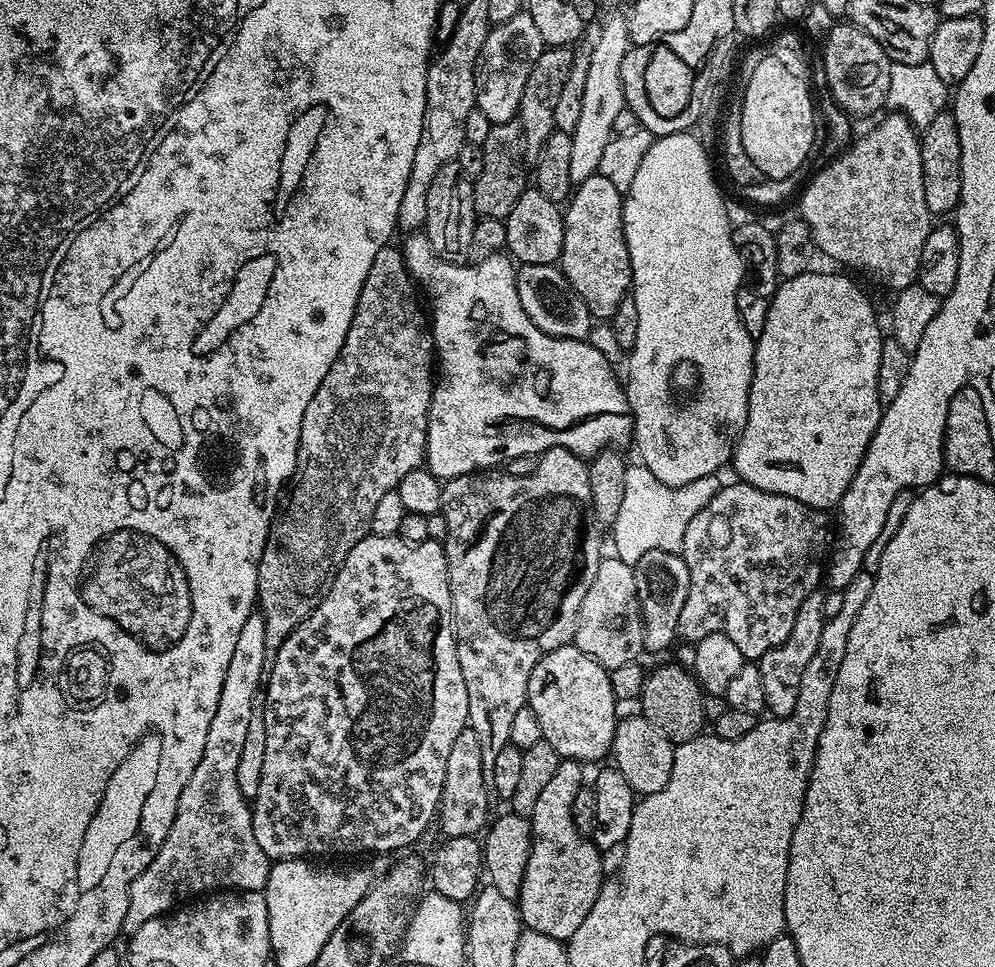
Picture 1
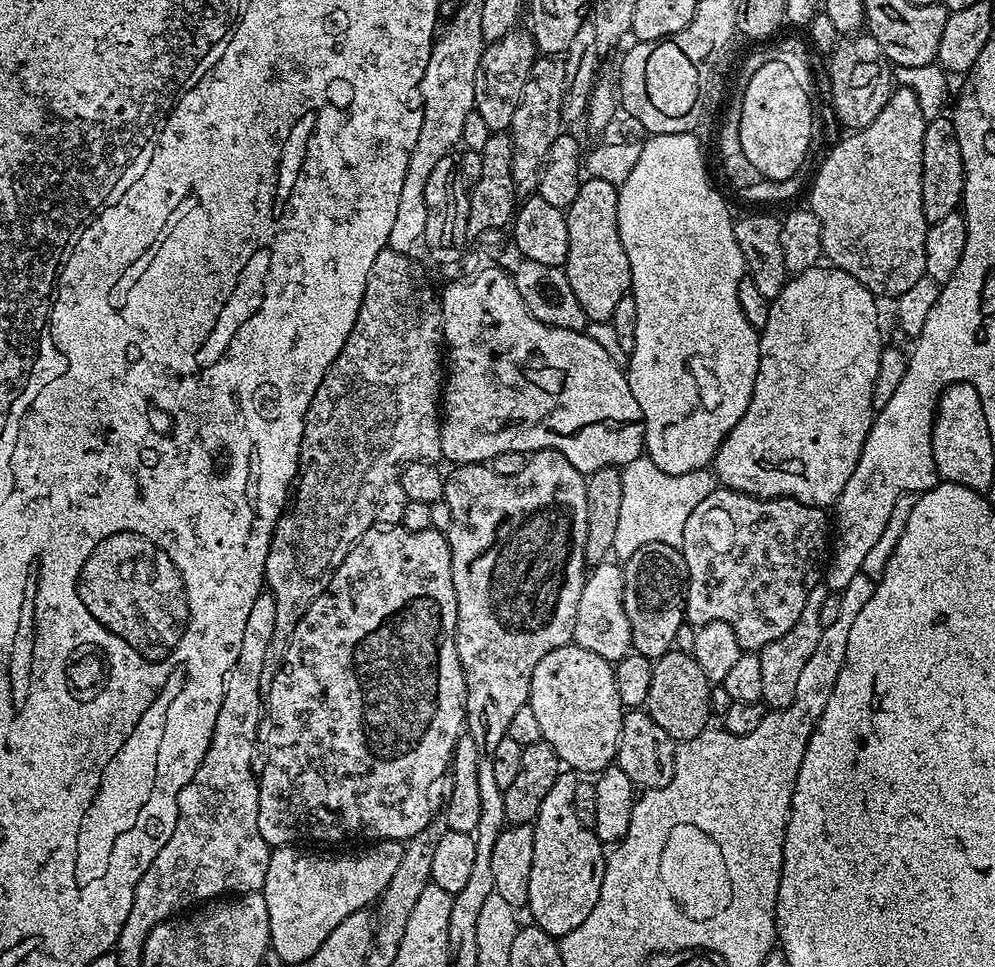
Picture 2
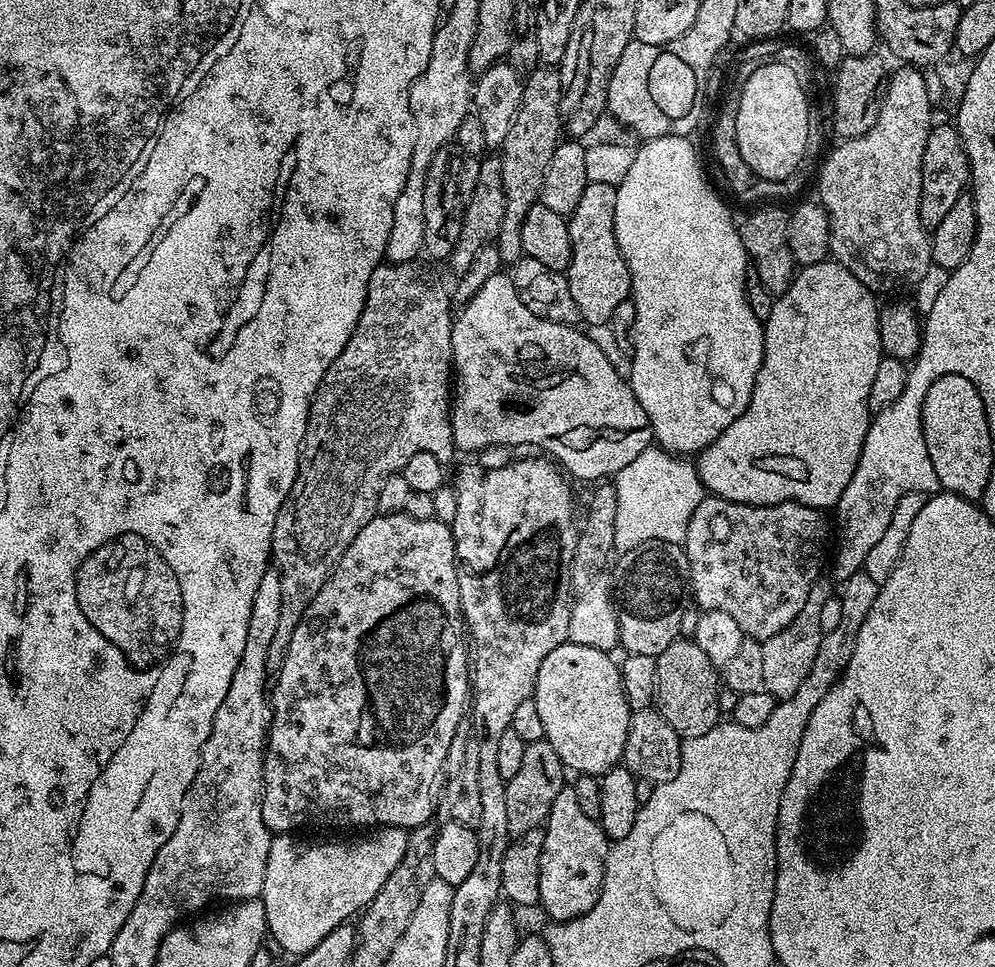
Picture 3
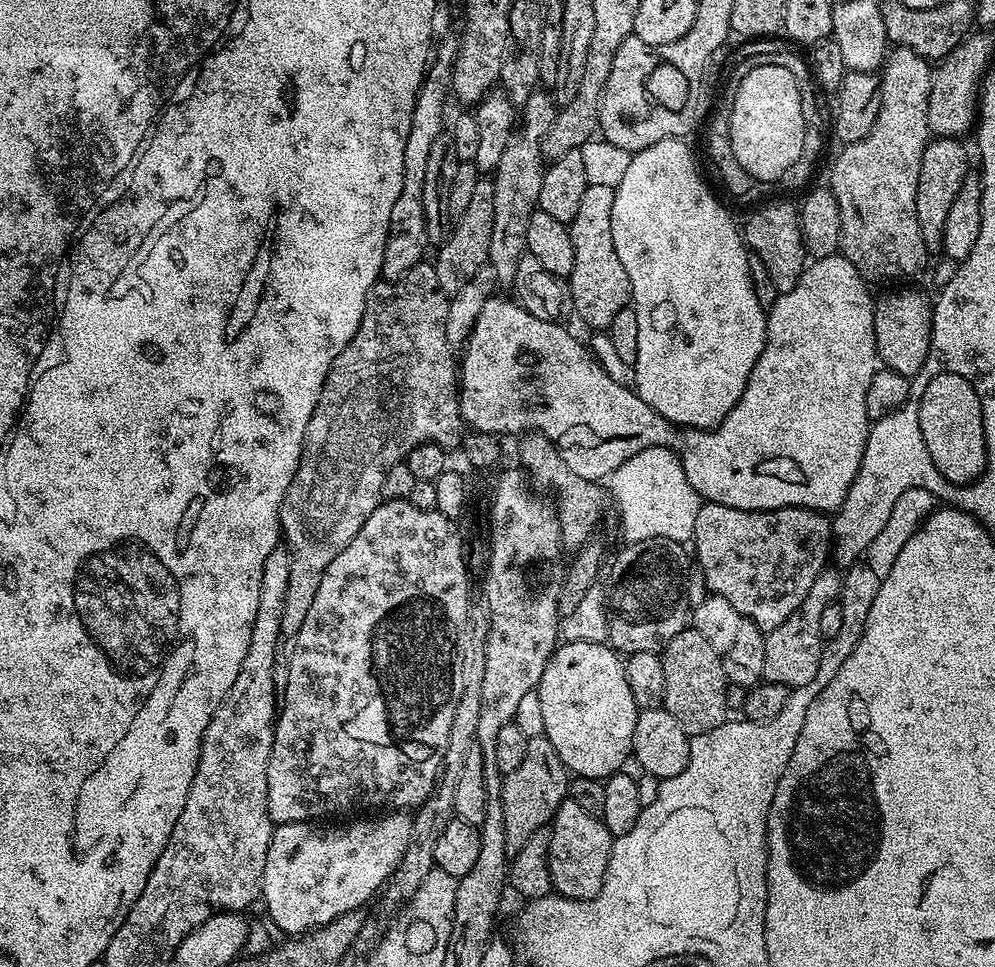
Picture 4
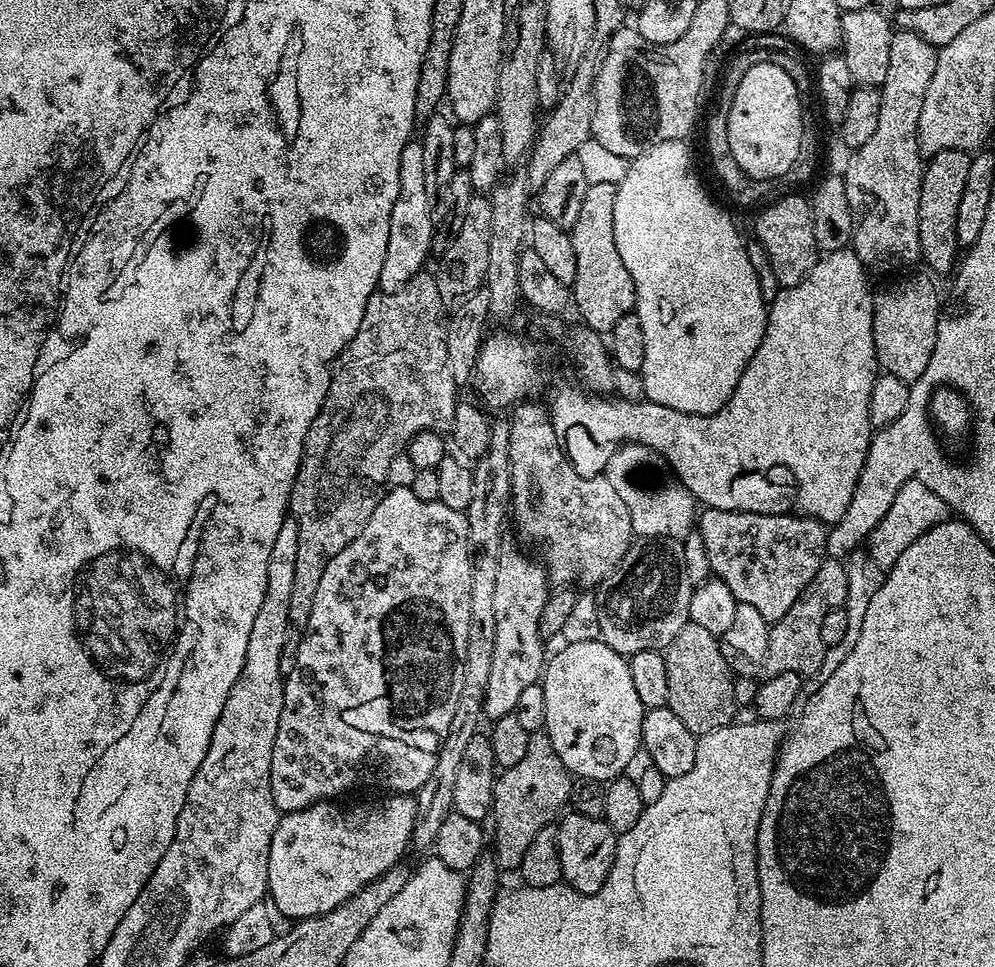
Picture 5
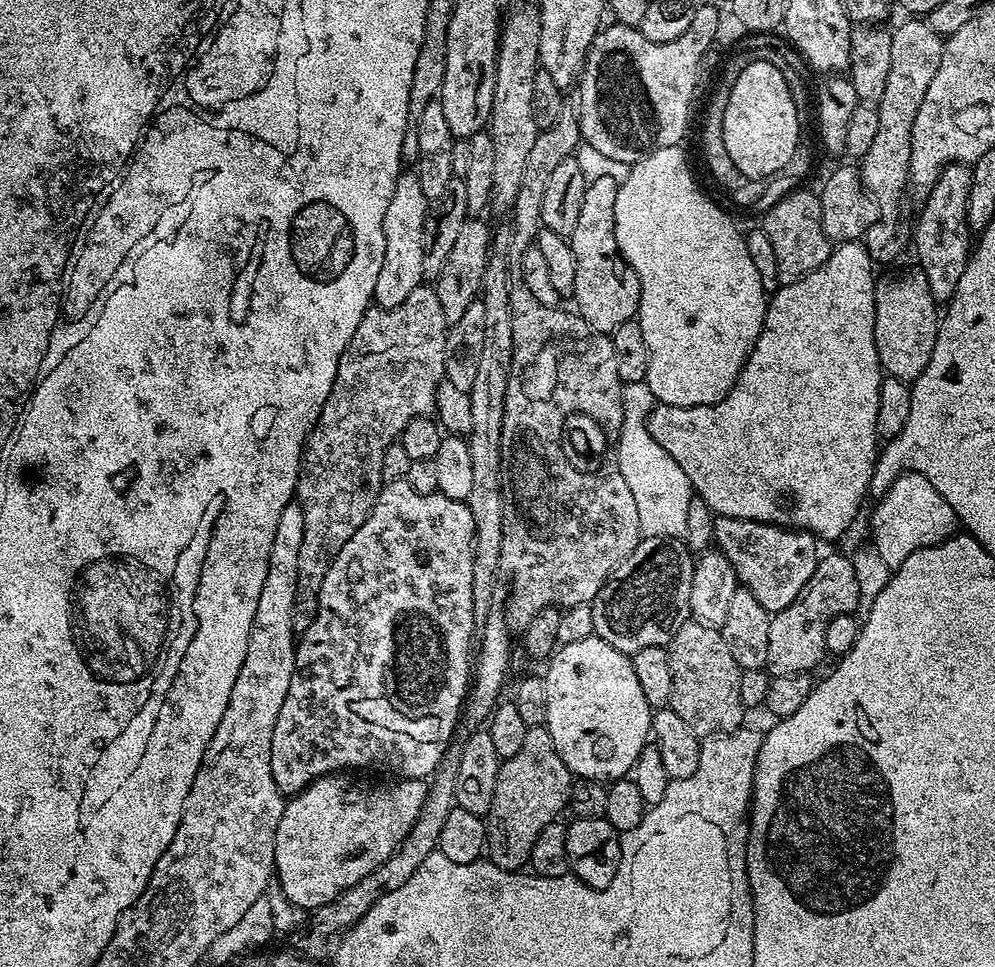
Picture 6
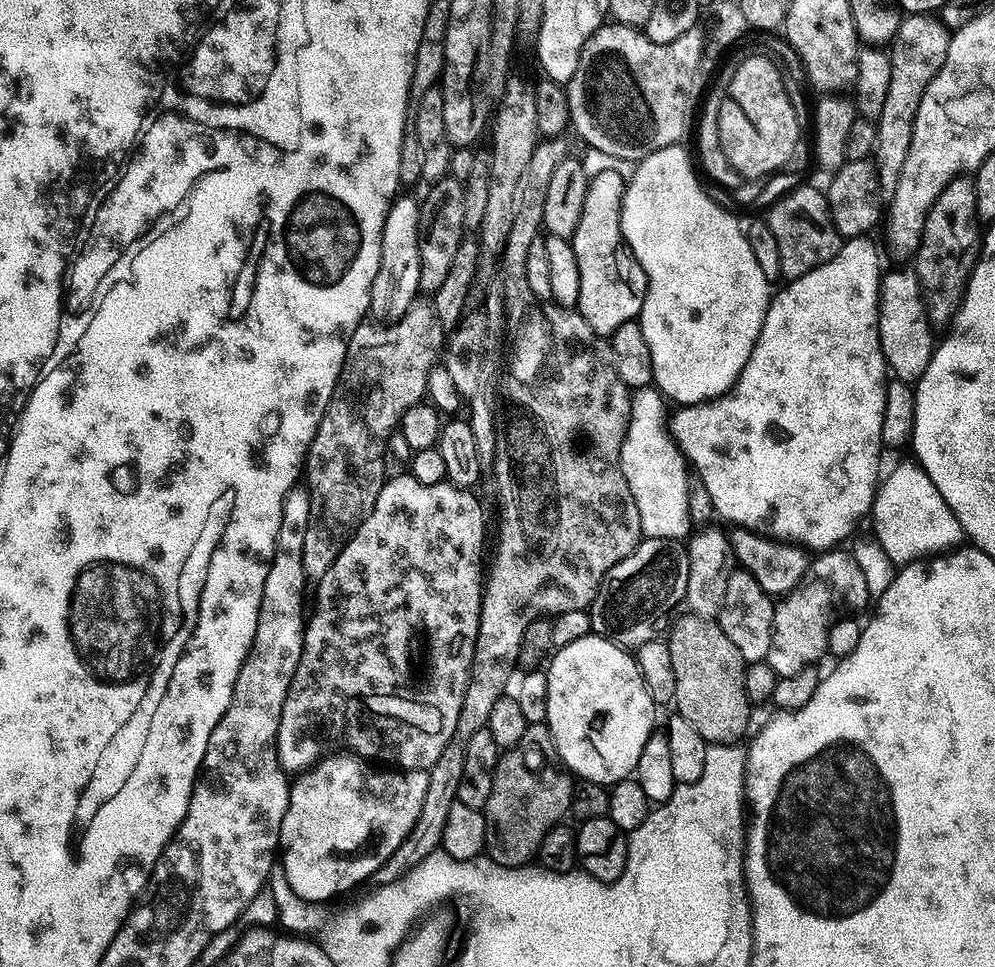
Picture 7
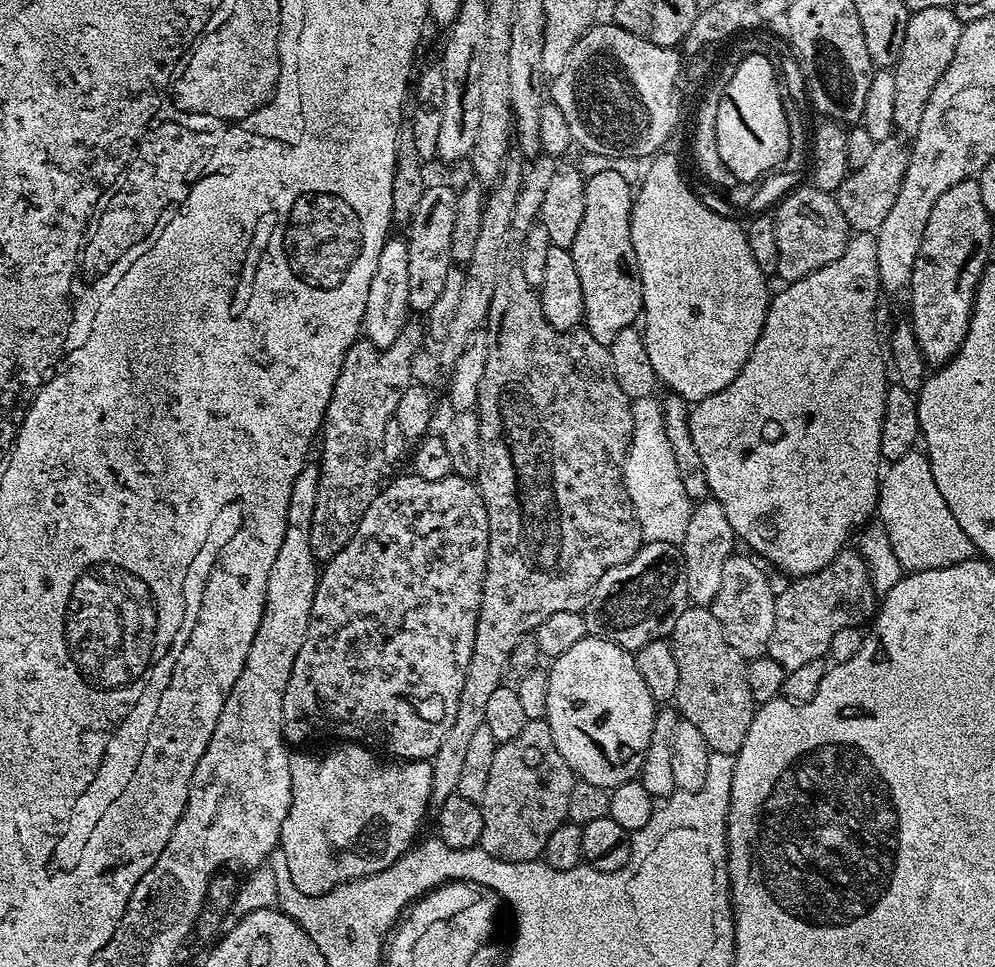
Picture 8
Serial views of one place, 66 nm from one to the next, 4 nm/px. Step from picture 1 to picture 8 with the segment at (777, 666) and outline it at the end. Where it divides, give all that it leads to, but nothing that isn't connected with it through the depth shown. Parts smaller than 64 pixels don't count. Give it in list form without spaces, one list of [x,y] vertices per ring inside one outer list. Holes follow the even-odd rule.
[[[852,546],[845,547],[844,551],[838,553],[822,570],[793,579],[775,595],[774,630],[770,635],[766,654],[780,663],[787,673],[798,670],[798,666],[806,666],[806,662],[827,657],[830,641],[834,638],[834,634],[838,634],[838,630],[846,630],[846,626],[861,627],[873,619],[878,608],[878,594],[870,580],[870,570],[859,551]]]

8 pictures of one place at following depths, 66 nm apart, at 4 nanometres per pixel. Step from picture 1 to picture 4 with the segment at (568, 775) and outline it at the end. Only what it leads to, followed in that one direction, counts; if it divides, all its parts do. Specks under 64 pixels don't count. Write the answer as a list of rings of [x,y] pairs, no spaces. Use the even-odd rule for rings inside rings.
[[[565,798],[554,814],[550,825],[550,878],[557,893],[571,900],[592,900],[602,890],[612,853],[614,837],[601,817],[582,810],[578,802]]]

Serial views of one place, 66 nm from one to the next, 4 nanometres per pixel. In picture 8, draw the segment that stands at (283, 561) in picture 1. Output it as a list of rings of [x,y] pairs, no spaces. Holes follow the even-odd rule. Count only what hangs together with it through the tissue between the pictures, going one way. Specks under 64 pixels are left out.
[[[406,326],[402,334],[390,346],[376,348],[366,338],[357,339],[350,346],[346,358],[342,362],[342,370],[338,374],[338,382],[334,386],[334,394],[328,403],[324,415],[322,440],[324,449],[320,452],[318,467],[318,502],[314,502],[314,518],[310,522],[310,550],[316,555],[317,561],[333,560],[339,552],[354,538],[354,530],[358,522],[362,522],[362,514],[370,510],[370,502],[379,494],[382,487],[380,475],[384,472],[384,435],[393,423],[398,398],[413,383],[411,376],[411,359],[422,348],[420,332],[413,326]]]

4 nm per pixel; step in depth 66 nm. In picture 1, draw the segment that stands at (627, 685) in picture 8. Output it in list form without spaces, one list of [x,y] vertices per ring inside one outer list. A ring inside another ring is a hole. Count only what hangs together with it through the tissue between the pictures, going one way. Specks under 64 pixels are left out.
[[[575,643],[564,644],[558,650],[544,653],[544,657],[534,666],[534,674],[530,674],[528,683],[527,707],[534,710],[538,717],[538,726],[542,726],[542,734],[550,746],[565,760],[600,760],[607,757],[612,750],[612,739],[618,719],[618,702],[614,698],[614,690],[610,686],[609,669],[603,668],[590,654],[582,654]]]

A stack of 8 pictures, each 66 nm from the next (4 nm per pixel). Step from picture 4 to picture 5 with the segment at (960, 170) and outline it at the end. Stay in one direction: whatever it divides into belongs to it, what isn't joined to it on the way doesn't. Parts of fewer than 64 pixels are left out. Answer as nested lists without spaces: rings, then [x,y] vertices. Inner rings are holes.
[[[942,150],[927,157],[920,177],[920,217],[918,218],[918,238],[923,263],[928,263],[927,271],[951,273],[958,264],[958,245],[956,242],[956,219],[958,205],[966,178],[970,175],[972,156],[962,150]]]

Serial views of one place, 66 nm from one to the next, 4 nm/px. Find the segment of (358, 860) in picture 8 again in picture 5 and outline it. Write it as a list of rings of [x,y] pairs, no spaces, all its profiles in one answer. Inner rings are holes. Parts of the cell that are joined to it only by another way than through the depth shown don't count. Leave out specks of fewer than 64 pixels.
[[[392,794],[384,798],[381,804],[372,804],[369,808],[360,804],[345,812],[338,805],[336,802],[321,802],[297,812],[285,812],[274,830],[268,863],[268,896],[274,907],[289,921],[305,920],[334,910],[334,906],[358,894],[362,886],[401,863],[403,856],[400,855],[412,844],[416,801],[411,795]]]

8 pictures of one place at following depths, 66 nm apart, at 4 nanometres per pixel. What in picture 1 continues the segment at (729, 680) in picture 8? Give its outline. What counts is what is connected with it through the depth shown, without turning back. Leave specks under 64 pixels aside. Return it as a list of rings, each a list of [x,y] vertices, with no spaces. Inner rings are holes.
[[[680,663],[664,664],[647,673],[644,688],[638,697],[639,711],[673,745],[693,740],[705,731],[706,721],[702,714],[705,691],[700,687],[695,675]]]

